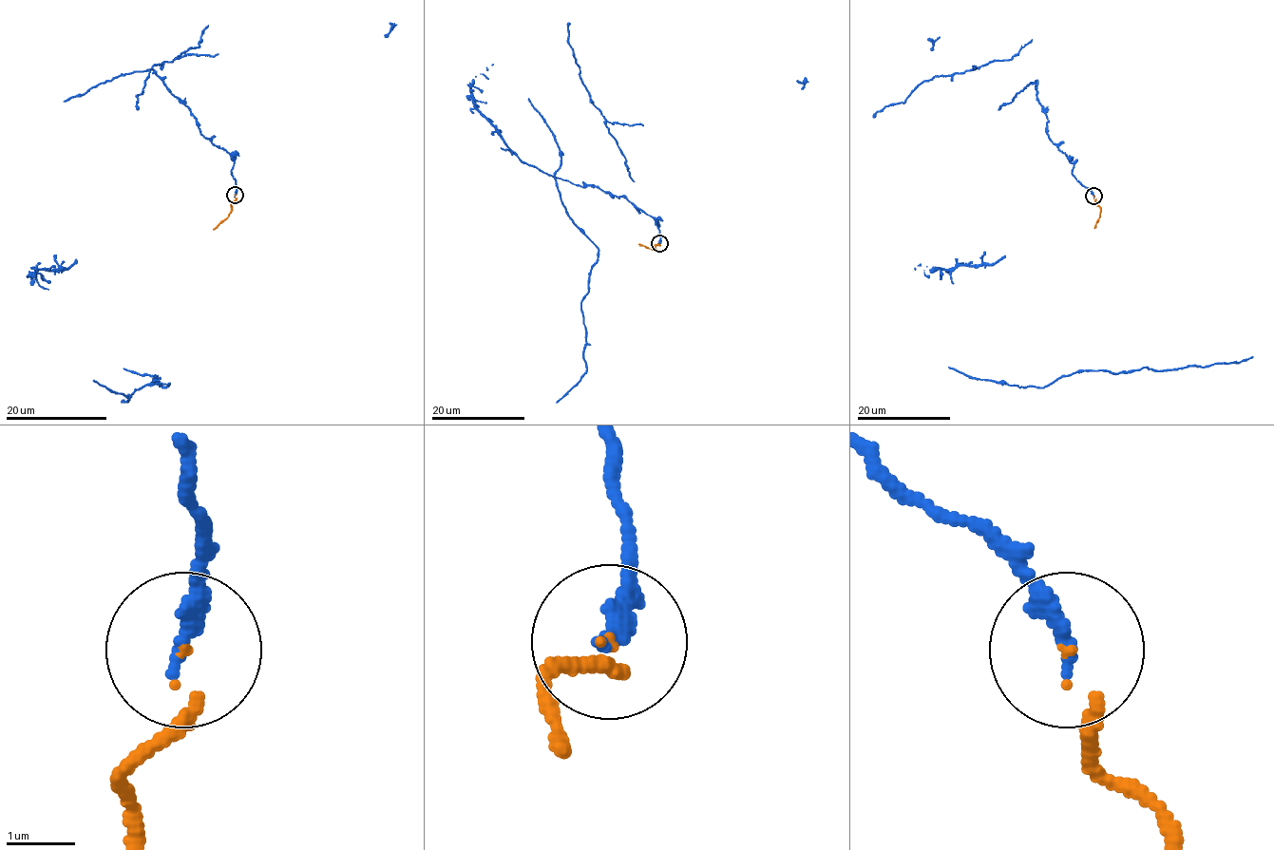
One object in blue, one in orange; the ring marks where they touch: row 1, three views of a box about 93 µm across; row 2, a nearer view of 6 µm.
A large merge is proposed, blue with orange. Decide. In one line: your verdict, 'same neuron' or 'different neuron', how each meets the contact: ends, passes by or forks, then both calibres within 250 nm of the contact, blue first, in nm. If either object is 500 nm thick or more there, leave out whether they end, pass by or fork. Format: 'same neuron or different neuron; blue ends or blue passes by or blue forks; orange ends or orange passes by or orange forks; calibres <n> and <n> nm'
same neuron; blue ends; orange ends; calibres 260 and 60 nm

